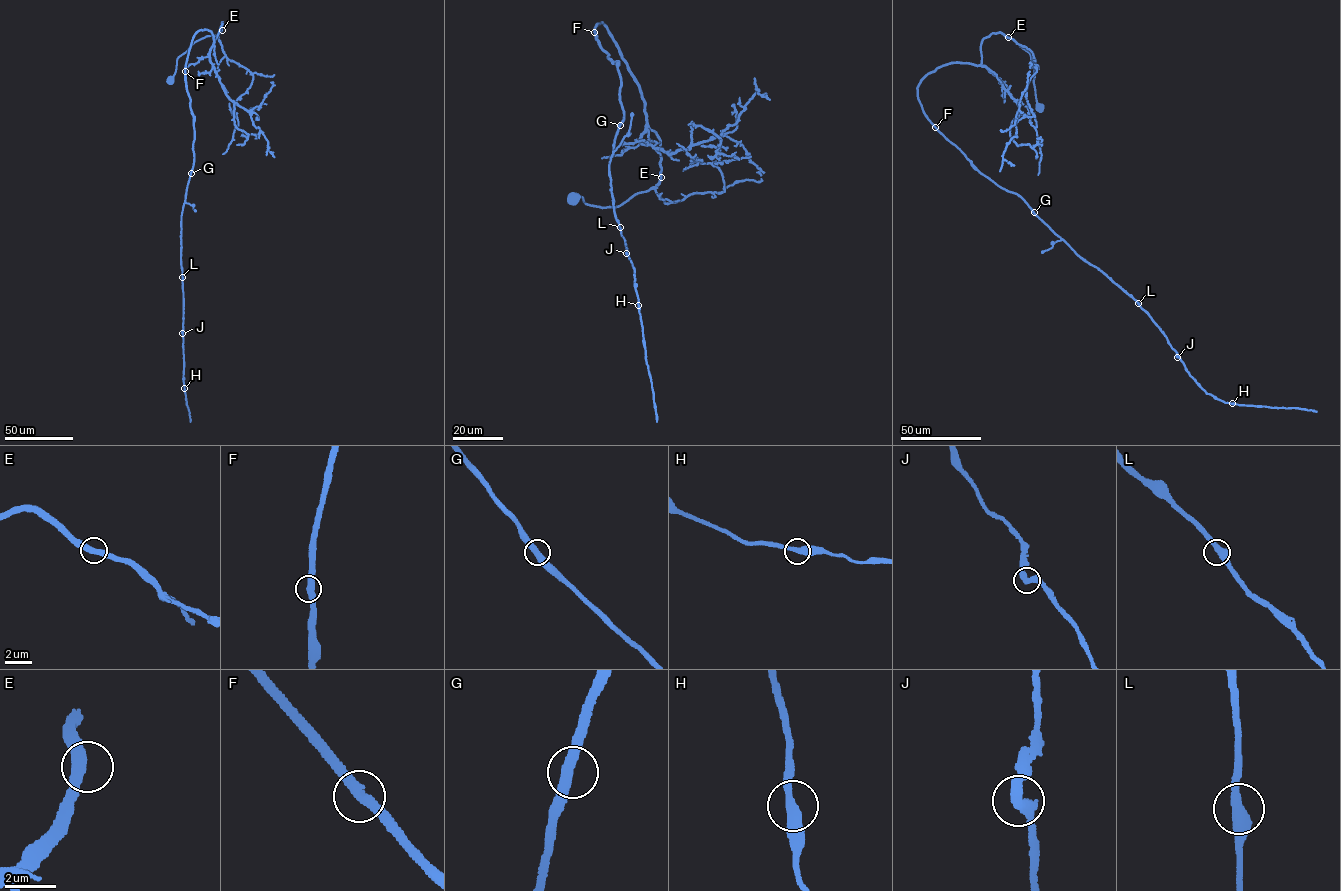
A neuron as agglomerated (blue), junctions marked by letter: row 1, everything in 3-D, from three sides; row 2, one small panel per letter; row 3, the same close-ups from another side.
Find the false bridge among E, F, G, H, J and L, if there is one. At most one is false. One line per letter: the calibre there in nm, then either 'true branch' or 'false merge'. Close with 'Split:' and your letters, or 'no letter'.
E: calibre 440 nm; true branch
F: calibre 400 nm; true branch
G: calibre 420 nm; true branch
H: calibre 400 nm; true branch
J: calibre 400 nm; true branch
L: calibre 420 nm; true branch
Split: no letter

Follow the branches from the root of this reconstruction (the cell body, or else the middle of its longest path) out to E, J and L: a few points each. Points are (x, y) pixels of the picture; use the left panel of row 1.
E: (170, 80), (177, 58), (195, 42), (217, 35), (222, 30)
J: (170, 80), (222, 22), (214, 42), (196, 32), (185, 65), (194, 157), (182, 333)
L: (170, 80), (177, 58), (222, 22), (214, 42), (208, 29), (196, 32), (186, 62), (194, 157), (182, 277)

